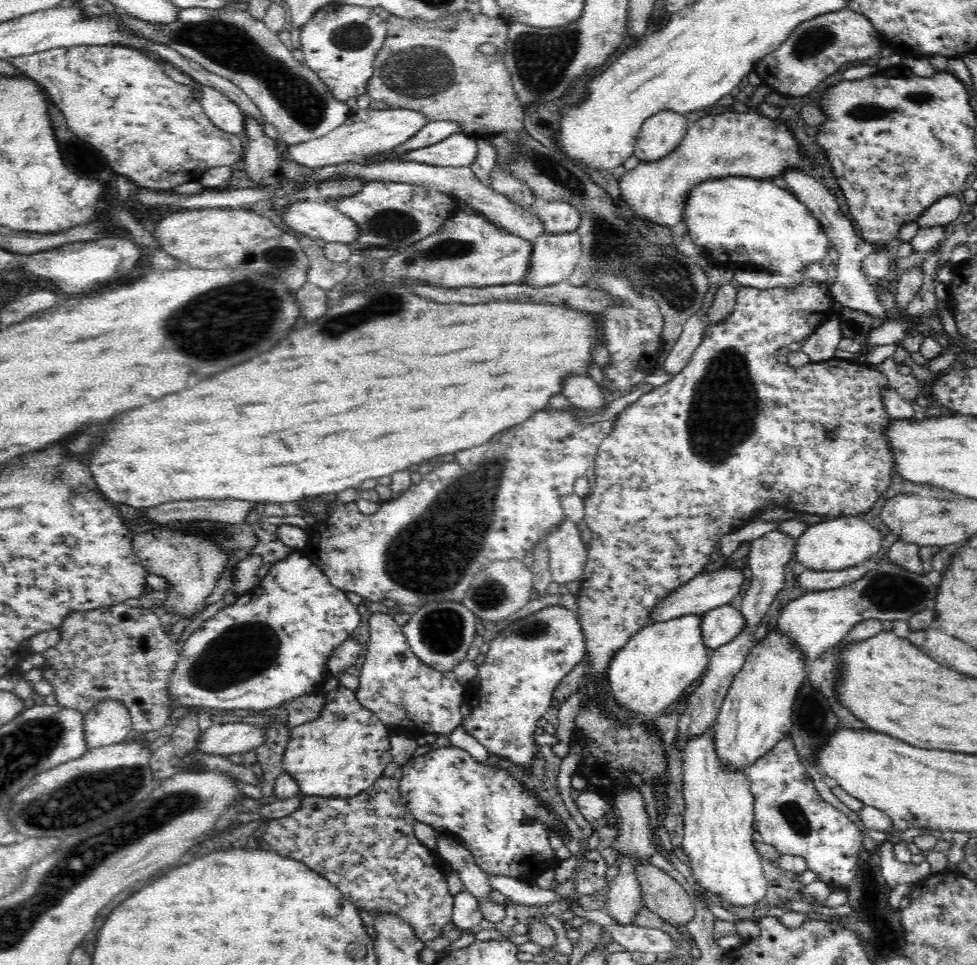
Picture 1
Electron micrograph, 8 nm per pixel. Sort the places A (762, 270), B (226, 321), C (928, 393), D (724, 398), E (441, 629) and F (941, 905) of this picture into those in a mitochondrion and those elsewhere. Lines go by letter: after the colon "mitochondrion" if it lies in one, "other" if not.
A: other
B: mitochondrion
C: other
D: mitochondrion
E: mitochondrion
F: other

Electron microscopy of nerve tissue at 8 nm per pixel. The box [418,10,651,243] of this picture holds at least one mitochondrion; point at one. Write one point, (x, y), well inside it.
(540, 59)

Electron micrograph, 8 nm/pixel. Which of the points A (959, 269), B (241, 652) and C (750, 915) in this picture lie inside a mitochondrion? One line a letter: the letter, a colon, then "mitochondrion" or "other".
A: other
B: mitochondrion
C: other

